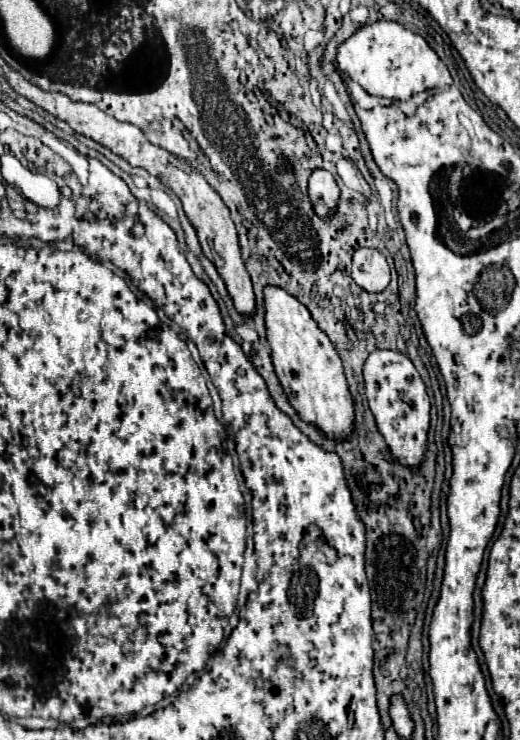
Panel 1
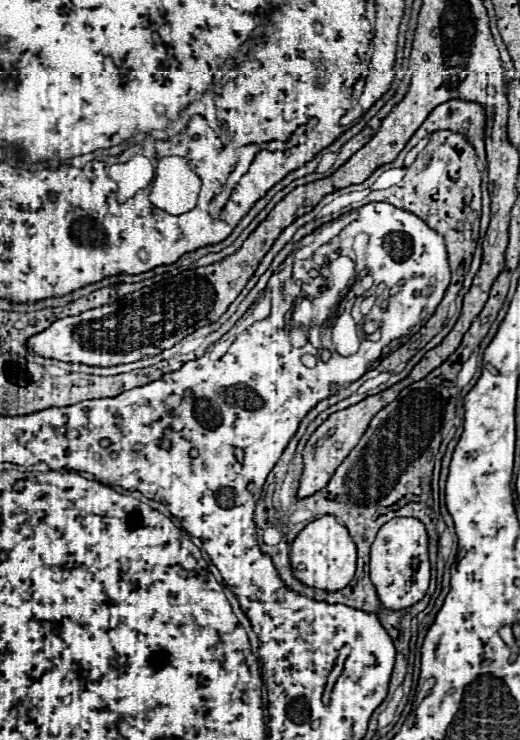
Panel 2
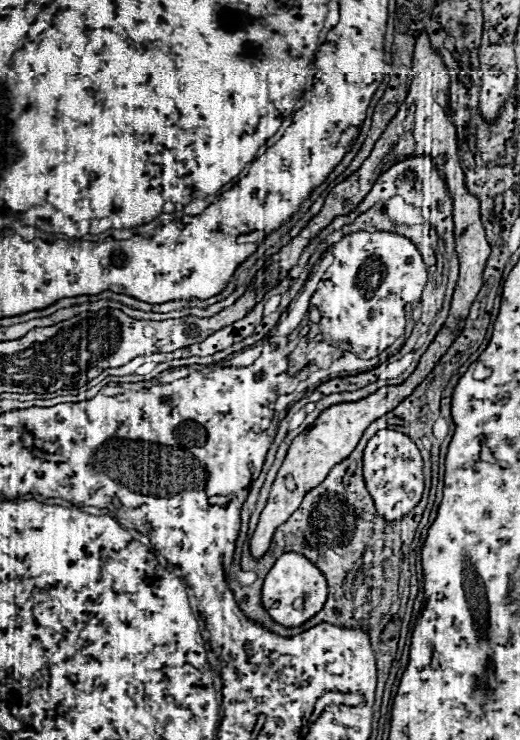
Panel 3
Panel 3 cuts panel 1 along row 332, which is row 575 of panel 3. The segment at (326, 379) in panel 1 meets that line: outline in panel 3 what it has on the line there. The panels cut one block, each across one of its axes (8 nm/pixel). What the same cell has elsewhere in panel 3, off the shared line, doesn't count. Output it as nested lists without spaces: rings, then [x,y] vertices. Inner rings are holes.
[[[298,552],[282,554],[268,572],[262,586],[262,606],[282,626],[300,626],[306,620],[310,620],[324,608],[326,596],[328,596],[326,576],[316,564],[312,564],[304,554]]]

